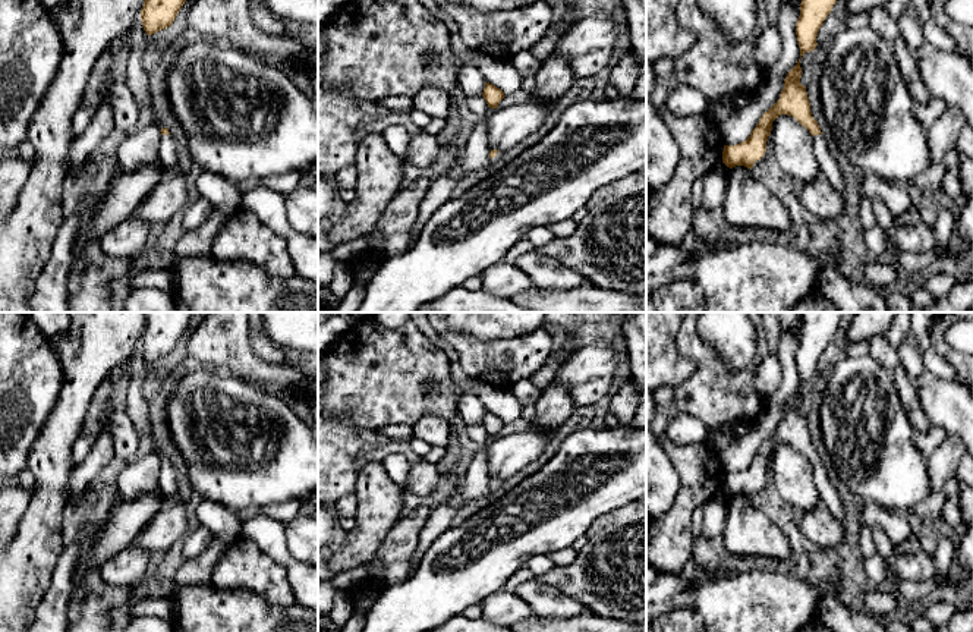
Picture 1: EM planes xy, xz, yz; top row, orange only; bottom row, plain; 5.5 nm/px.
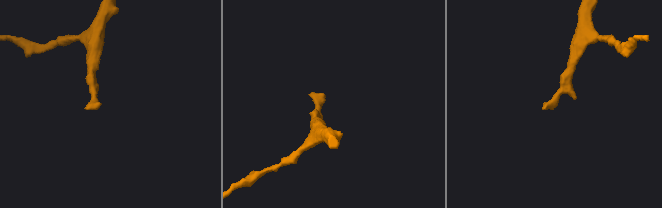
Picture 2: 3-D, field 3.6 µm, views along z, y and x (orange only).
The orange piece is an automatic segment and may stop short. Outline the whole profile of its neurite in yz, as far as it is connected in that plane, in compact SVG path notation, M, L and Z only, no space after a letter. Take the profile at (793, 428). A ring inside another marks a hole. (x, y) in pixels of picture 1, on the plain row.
M799 387L797 393L787 402L784 408L784 416L778 430L762 443L750 465L737 474L724 474L722 491L730 497L736 494L752 497L753 493L765 484L772 450L778 444L787 443L793 444L813 465L818 491L831 515L840 522L846 521L848 516L846 513L843 499L840 491L828 479L828 474L822 465L821 456L812 444L806 415L800 412L800 406L802 396Z

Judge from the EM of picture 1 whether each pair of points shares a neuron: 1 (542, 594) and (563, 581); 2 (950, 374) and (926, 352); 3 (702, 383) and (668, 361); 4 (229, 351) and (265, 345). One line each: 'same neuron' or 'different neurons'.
1: different neurons
2: same neuron
3: different neurons
4: different neurons

